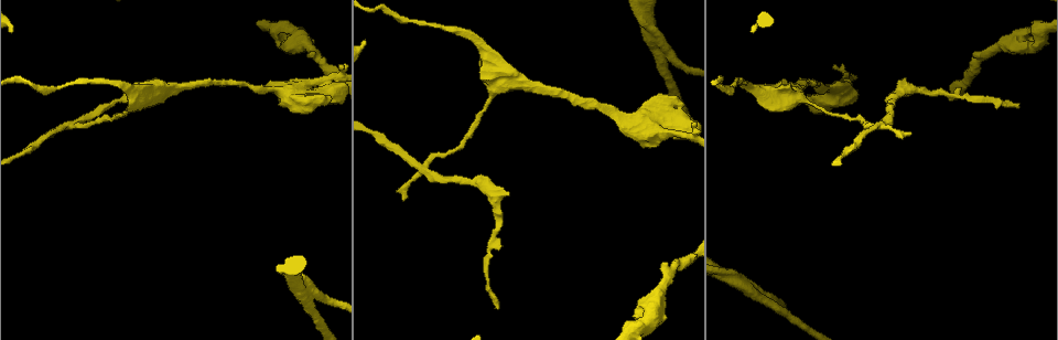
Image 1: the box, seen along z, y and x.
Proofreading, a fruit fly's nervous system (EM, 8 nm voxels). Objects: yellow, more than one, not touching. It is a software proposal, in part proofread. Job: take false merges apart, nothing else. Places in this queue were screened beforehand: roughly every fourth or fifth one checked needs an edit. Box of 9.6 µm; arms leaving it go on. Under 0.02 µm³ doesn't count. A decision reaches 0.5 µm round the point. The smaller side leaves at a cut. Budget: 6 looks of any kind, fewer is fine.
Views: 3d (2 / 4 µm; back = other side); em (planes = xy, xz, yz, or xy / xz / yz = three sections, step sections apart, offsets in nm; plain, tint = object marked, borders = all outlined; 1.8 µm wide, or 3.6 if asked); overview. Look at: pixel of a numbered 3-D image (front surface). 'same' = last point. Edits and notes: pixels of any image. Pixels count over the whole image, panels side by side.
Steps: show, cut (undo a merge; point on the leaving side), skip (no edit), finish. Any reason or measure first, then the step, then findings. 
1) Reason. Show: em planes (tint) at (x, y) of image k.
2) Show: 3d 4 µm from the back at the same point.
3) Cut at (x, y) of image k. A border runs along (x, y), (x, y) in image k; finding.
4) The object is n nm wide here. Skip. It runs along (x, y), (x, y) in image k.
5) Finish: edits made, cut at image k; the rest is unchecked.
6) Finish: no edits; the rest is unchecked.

Three arms meet. Show: 3d 2 µm at (76, 126) of image 1.

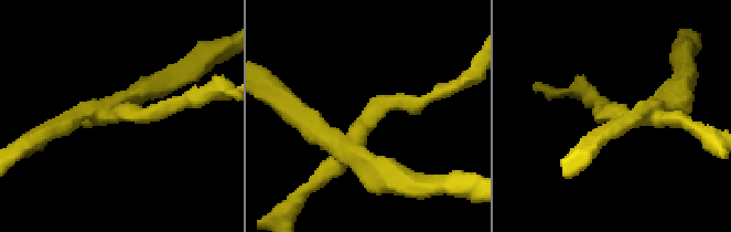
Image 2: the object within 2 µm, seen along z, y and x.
Shape alone is not enough. Show: em yz step 8 (tint) at (362, 136) of image 2.

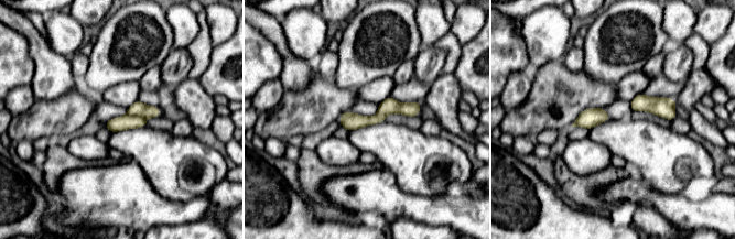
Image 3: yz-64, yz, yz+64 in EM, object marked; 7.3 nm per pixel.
Show: em xy step 16 (tint) at the same point.

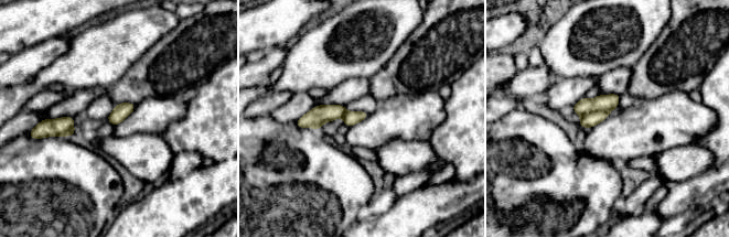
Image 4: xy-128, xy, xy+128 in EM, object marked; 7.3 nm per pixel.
The object is 110 nm wide here. Cut at (603, 103) of image 4. A second cell is stuck on.

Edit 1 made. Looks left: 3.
Redraw. Show: overview.

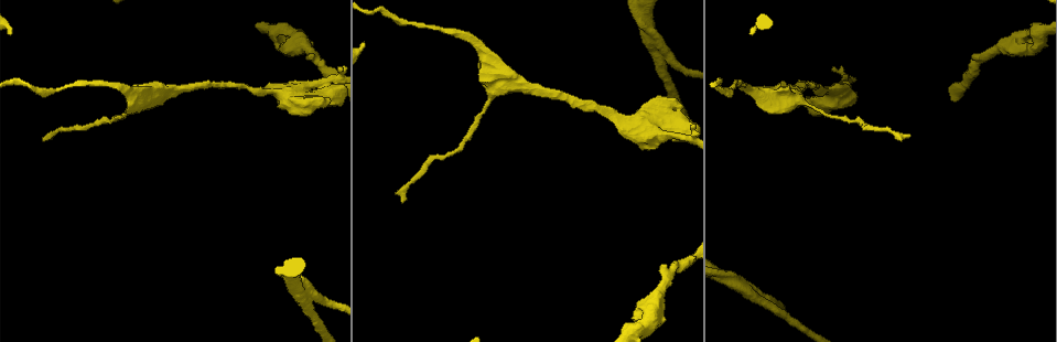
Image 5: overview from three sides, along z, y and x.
Touches itself. Show: em xz step 8 (tint) at (676, 106) of image 5.

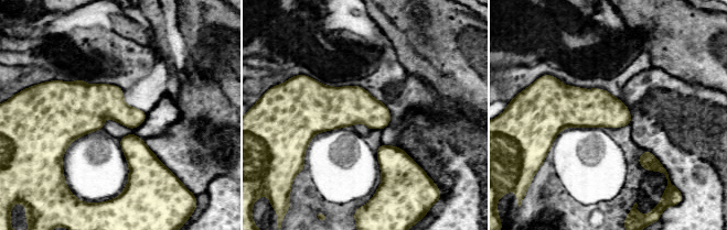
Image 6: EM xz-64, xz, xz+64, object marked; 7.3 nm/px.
Cut it another way. Show: em planes (tint) at the same point.

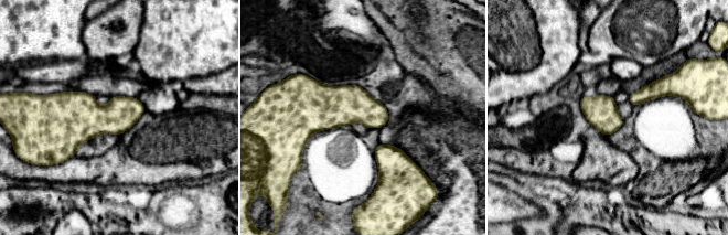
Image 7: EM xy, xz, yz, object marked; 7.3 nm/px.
Skip. All the same cell.

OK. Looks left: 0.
Finish: edits made, cut at image 4; the rest is unchecked.

